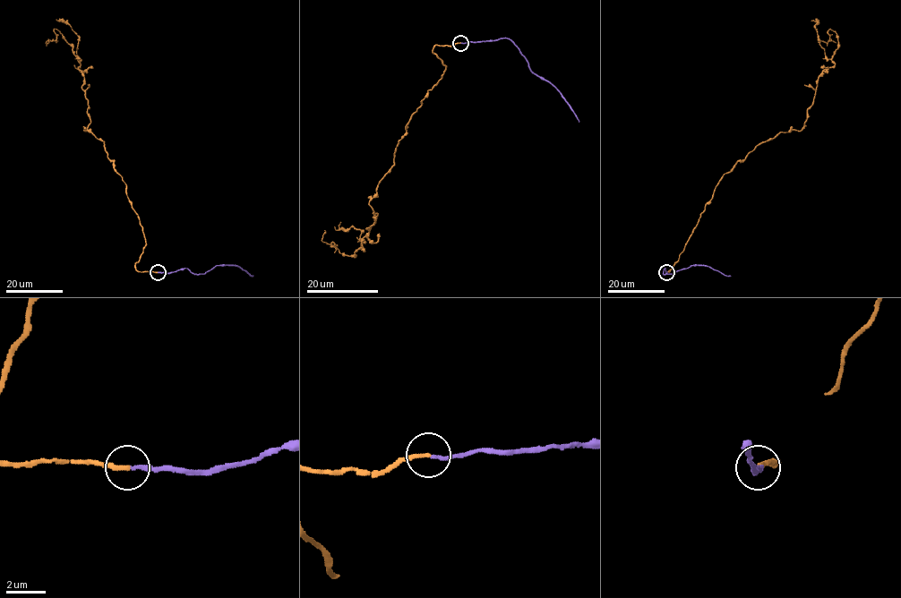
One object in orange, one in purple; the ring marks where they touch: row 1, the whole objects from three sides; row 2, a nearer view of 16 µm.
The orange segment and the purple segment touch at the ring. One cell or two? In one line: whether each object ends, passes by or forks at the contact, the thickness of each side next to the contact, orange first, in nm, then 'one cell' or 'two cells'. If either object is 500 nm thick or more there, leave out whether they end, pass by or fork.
orange ends; purple ends; calibres 240 and 190 nm; one cell

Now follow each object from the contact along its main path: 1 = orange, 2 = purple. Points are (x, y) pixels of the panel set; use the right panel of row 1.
1: (667, 272), (721, 177), (761, 142), (802, 129), (818, 77), (835, 64), (836, 34), (818, 41)
2: (667, 272), (665, 268), (664, 274), (671, 274), (690, 267), (704, 265), (731, 276)

